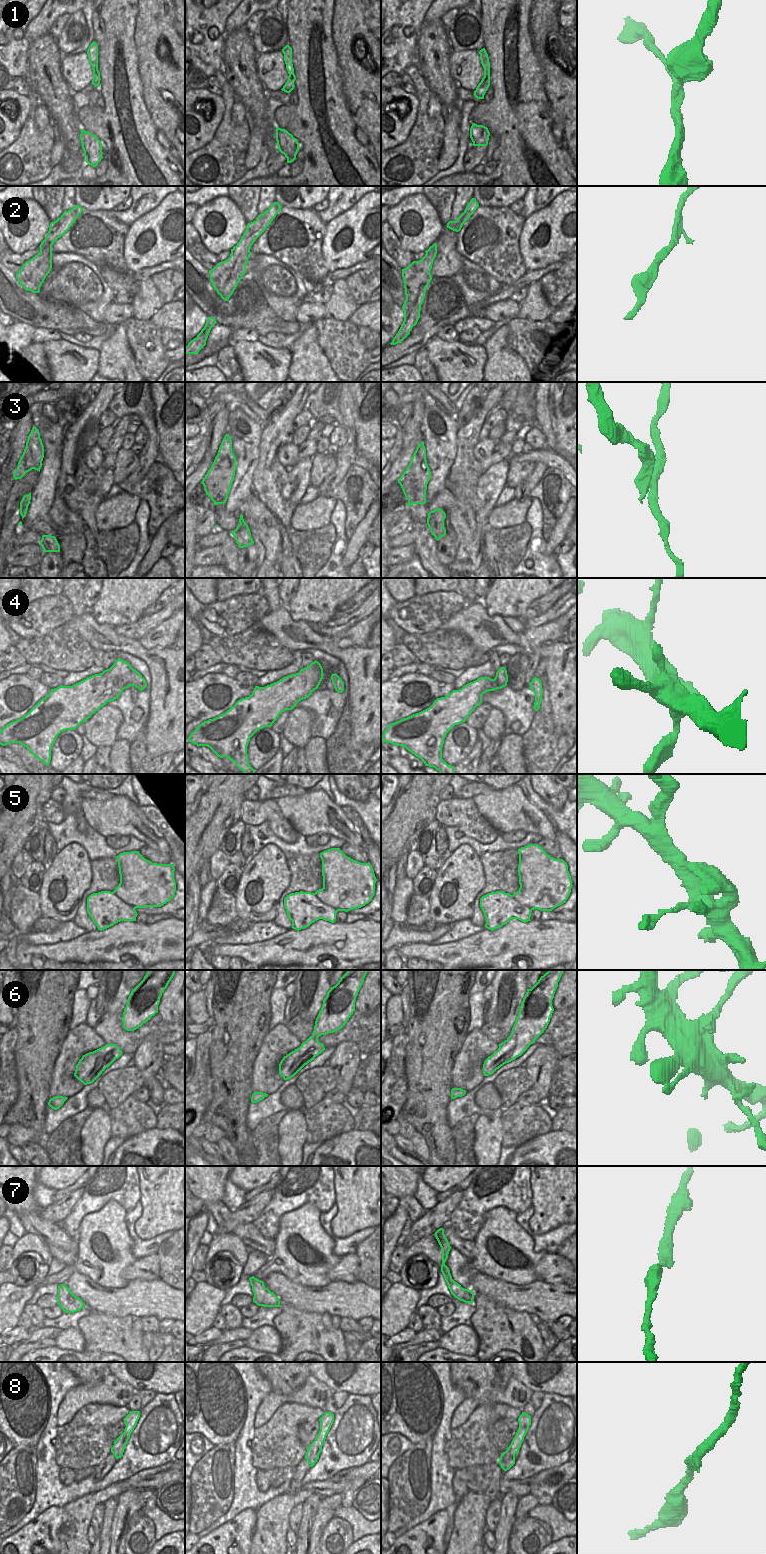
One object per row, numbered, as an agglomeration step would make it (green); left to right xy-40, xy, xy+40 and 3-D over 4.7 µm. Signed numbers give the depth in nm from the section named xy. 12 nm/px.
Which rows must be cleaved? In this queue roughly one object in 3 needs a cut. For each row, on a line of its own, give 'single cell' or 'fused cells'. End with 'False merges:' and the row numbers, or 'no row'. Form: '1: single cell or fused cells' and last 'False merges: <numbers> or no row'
1: single cell
2: single cell
3: fused cells
4: single cell
5: single cell
6: single cell
7: single cell
8: single cell
False merges: 3

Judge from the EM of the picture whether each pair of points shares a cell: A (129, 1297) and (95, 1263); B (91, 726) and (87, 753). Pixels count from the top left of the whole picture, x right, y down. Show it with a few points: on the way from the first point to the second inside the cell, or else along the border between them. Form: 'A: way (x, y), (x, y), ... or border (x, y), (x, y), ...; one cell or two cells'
A: border (129, 1281), (124, 1287), (102, 1287), (96, 1282); two cells
B: border (84, 734), (97, 747); two cells

